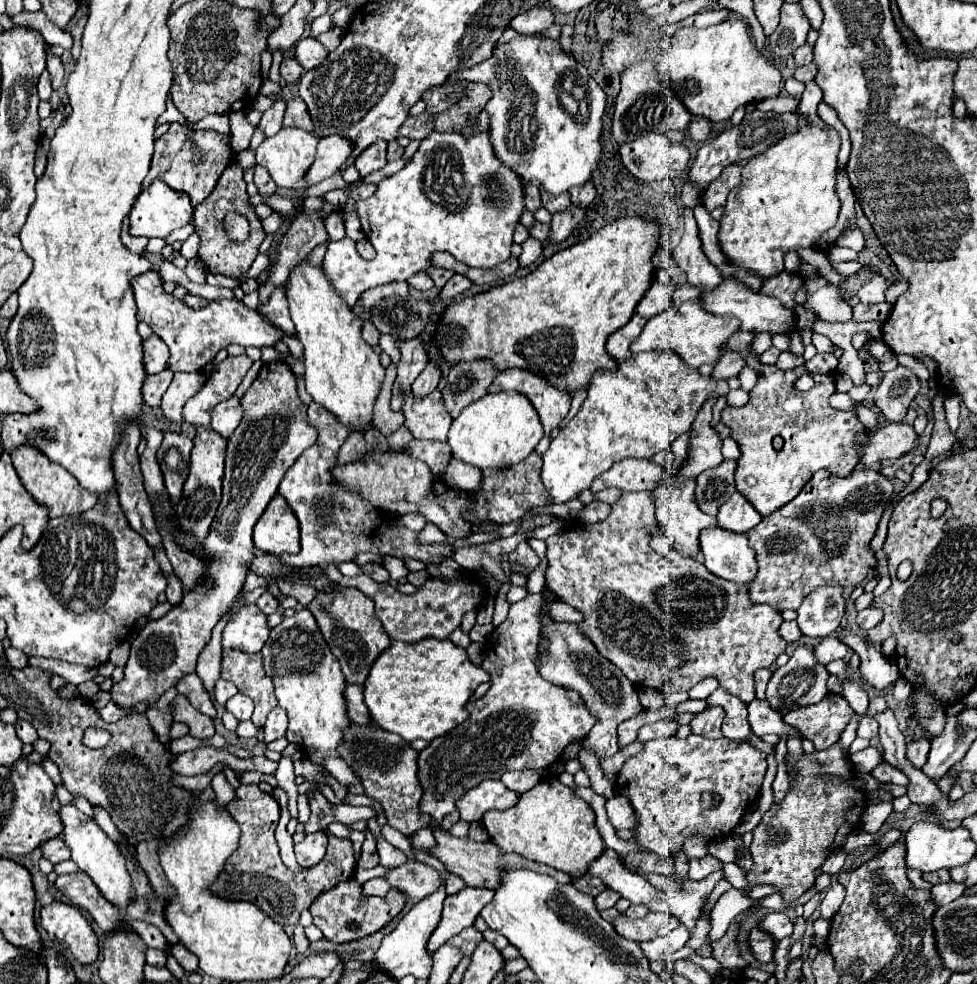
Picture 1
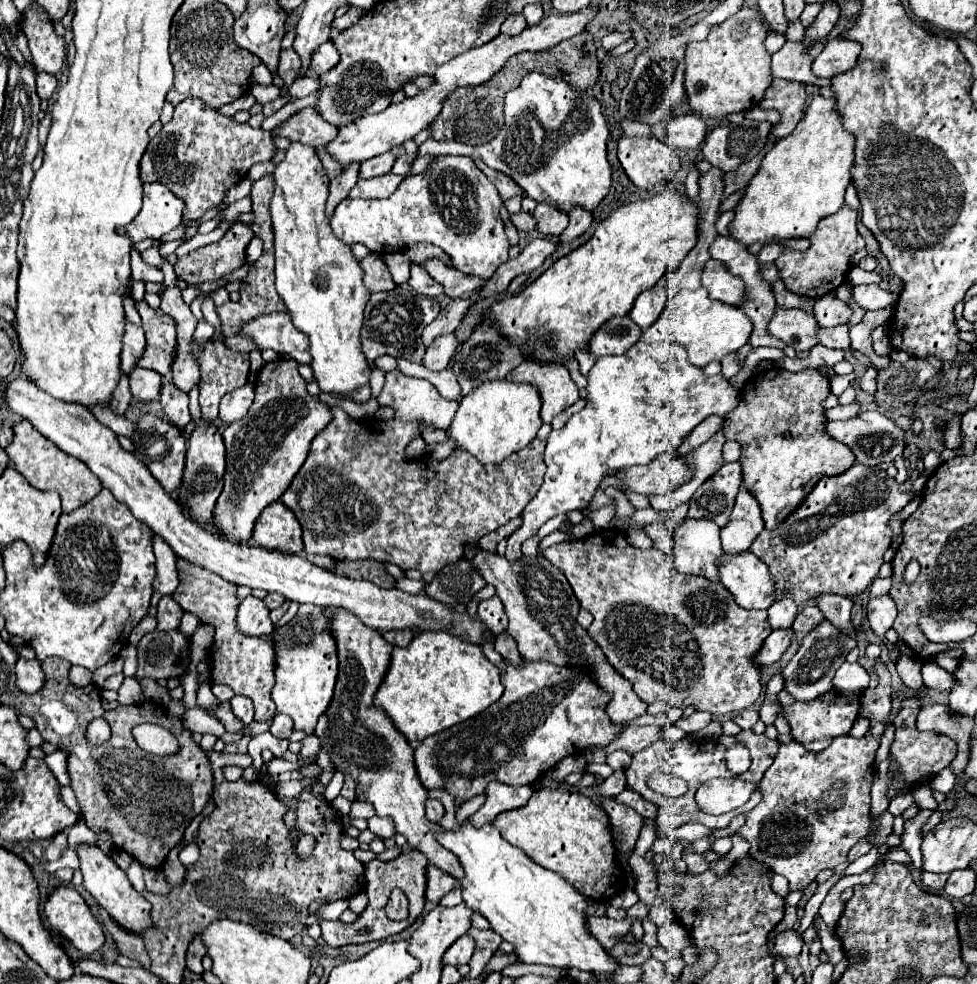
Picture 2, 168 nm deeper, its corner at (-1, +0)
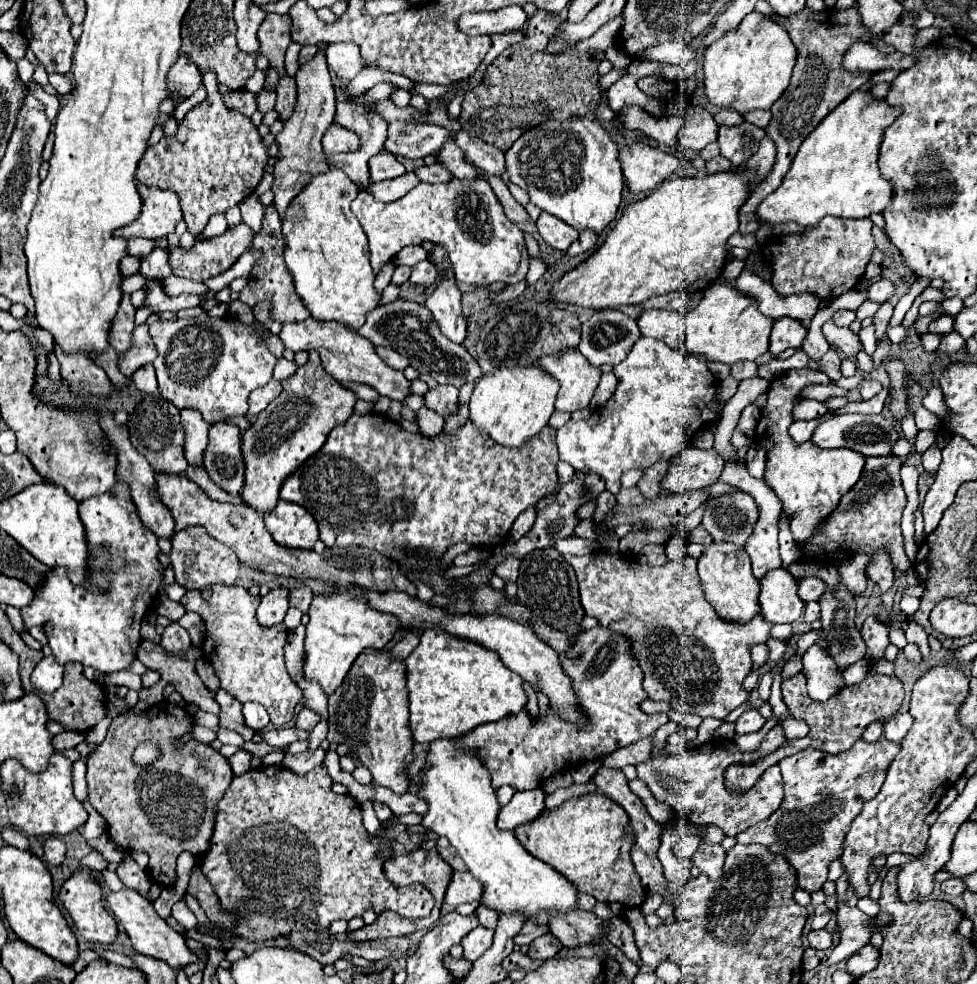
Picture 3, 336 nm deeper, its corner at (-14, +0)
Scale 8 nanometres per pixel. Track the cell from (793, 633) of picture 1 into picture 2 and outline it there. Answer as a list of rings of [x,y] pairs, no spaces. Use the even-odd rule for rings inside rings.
[[[791,628],[789,630],[773,630],[767,636],[767,640],[763,642],[763,646],[759,648],[757,656],[755,656],[755,662],[759,664],[759,668],[775,664],[781,658],[781,654],[789,648],[791,638],[793,638],[793,630]]]

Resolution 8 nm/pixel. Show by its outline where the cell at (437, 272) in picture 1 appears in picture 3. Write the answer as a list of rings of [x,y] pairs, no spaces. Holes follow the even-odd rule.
[[[428,260],[416,264],[414,270],[412,270],[412,276],[410,276],[410,282],[412,282],[412,284],[424,286],[424,288],[434,286],[436,280],[438,280],[438,272],[436,272],[436,268],[434,268]]]

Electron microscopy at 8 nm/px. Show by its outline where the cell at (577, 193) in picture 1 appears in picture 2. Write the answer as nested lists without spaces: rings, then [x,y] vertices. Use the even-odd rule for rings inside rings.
[[[573,208],[569,212],[569,226],[567,230],[559,236],[559,242],[571,242],[575,238],[579,238],[591,224],[591,214],[589,212],[583,212],[583,208]]]

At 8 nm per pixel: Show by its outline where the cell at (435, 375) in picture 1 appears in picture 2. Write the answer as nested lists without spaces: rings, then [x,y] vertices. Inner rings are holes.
[[[443,334],[433,340],[433,344],[427,348],[423,366],[429,370],[445,370],[447,364],[451,362],[451,356],[455,354],[457,348],[457,338],[455,334]]]

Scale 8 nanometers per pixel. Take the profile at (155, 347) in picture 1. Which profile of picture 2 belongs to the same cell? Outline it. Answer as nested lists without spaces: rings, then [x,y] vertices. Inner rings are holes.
[[[125,322],[123,348],[121,348],[121,356],[119,356],[123,372],[131,372],[135,368],[135,360],[139,360],[143,348],[145,348],[143,330],[131,322]]]

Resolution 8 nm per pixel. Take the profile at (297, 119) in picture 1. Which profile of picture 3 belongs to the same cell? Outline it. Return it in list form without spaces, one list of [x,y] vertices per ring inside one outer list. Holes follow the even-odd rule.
[[[336,122],[332,124],[332,128],[328,128],[328,132],[324,132],[324,140],[322,140],[322,148],[326,154],[336,154],[336,152],[352,152],[358,148],[358,136],[348,130],[348,128],[340,128]]]

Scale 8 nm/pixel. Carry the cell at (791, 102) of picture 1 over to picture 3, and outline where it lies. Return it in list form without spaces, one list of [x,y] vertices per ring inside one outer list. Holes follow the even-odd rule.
[[[756,110],[756,112],[748,112],[744,118],[746,118],[750,124],[756,124],[756,126],[766,128],[768,122],[770,122],[770,118],[772,118],[772,112],[770,112],[770,110]]]

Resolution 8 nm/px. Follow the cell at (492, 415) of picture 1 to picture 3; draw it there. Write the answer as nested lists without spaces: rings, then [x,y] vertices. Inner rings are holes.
[[[498,368],[494,374],[476,380],[470,398],[470,422],[500,446],[522,448],[530,436],[536,436],[548,424],[554,412],[558,388],[558,380],[542,368]]]

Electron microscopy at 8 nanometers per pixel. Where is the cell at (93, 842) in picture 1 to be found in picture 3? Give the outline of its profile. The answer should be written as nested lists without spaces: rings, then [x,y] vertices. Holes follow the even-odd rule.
[[[122,888],[118,892],[110,892],[106,896],[106,902],[108,902],[108,908],[112,910],[112,914],[116,916],[116,920],[128,932],[136,952],[146,954],[146,956],[154,956],[154,958],[160,958],[160,960],[166,960],[172,968],[196,962],[196,956],[188,950],[186,940],[182,938],[182,934],[178,934],[172,926],[168,926],[166,920],[158,916],[158,912],[154,910],[152,902],[146,900],[144,896],[140,896],[140,892],[132,890],[132,888]]]

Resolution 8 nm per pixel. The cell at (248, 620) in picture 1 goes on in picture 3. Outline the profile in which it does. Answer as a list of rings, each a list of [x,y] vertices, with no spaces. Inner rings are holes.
[[[276,588],[270,590],[266,596],[262,596],[262,602],[258,606],[258,624],[260,626],[276,626],[284,620],[284,614],[288,610],[288,588]]]

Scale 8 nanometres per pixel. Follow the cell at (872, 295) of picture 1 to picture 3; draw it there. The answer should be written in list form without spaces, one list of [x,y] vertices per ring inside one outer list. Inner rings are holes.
[[[882,278],[882,280],[878,280],[878,282],[874,282],[870,286],[868,300],[876,302],[876,304],[884,304],[884,302],[888,302],[892,298],[892,294],[894,294],[894,284],[890,280]]]

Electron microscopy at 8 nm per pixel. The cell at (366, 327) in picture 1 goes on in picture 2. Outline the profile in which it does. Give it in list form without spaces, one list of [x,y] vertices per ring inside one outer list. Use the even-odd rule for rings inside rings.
[[[363,338],[363,340],[361,340],[361,348],[363,348],[363,354],[367,356],[369,362],[373,362],[375,358],[379,358],[379,356],[385,354],[383,344],[379,344],[379,342],[375,342],[375,340],[369,340],[369,338]]]

